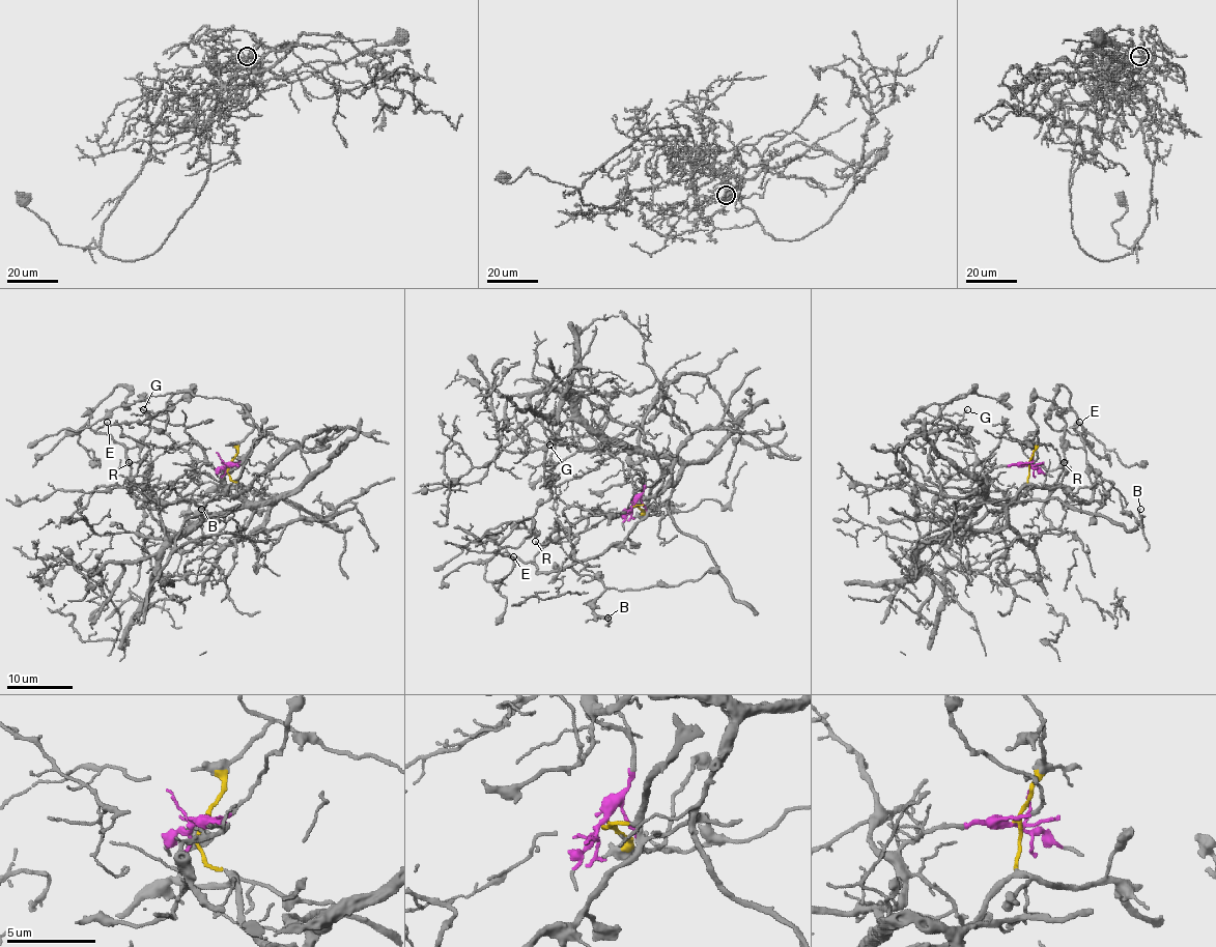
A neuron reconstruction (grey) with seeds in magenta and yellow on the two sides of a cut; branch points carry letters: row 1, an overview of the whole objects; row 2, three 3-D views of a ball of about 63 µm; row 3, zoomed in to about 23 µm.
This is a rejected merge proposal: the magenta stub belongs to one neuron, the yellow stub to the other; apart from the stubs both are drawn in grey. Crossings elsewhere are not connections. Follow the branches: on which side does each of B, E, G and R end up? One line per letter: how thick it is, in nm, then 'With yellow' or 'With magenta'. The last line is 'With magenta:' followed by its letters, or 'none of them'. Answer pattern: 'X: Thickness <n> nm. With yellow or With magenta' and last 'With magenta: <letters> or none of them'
B: Thickness 90 nm. With yellow
E: Thickness 130 nm. With yellow
G: Thickness 120 nm. With magenta
R: Thickness 140 nm. With yellow
With magenta: G

